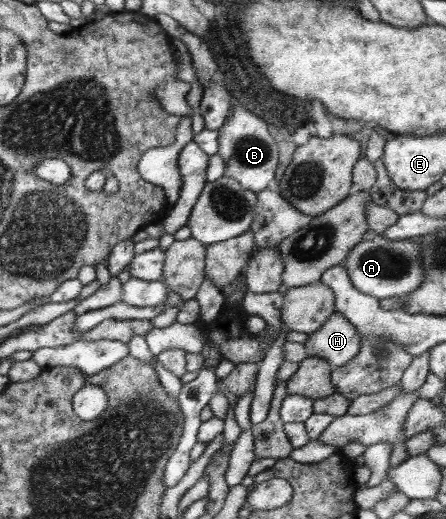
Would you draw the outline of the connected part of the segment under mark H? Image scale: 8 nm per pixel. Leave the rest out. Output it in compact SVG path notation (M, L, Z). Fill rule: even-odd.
M334 312L316 332L308 335L304 348L308 357L328 362L332 368L348 365L360 353L362 339L358 330Z

